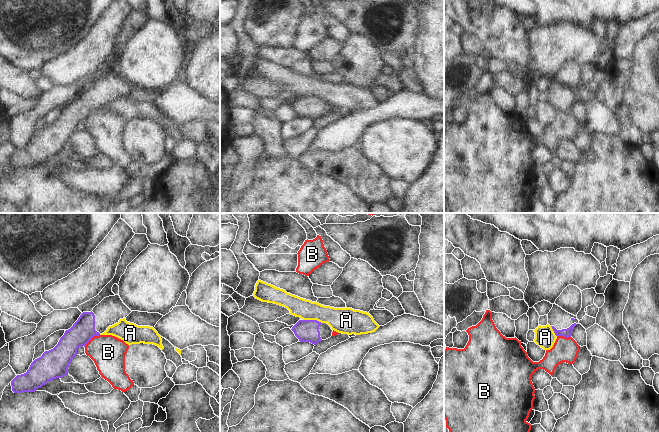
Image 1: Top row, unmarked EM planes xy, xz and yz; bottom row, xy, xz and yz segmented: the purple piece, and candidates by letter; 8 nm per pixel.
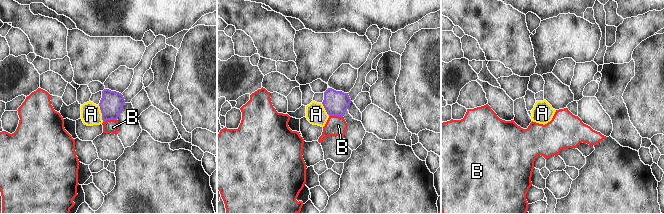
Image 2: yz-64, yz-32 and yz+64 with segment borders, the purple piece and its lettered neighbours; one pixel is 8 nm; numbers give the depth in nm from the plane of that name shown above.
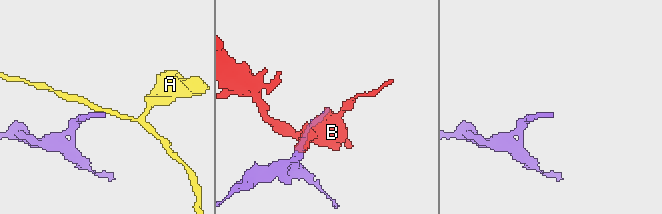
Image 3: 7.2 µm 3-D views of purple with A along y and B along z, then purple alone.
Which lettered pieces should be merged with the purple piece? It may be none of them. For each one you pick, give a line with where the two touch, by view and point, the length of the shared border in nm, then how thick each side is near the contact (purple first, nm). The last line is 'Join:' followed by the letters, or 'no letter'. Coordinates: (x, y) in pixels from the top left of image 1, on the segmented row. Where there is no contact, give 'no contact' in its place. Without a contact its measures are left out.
Join: no letter

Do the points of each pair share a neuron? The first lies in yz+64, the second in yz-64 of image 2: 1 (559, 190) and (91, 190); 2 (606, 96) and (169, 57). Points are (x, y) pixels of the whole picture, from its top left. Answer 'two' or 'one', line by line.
1: two
2: one

